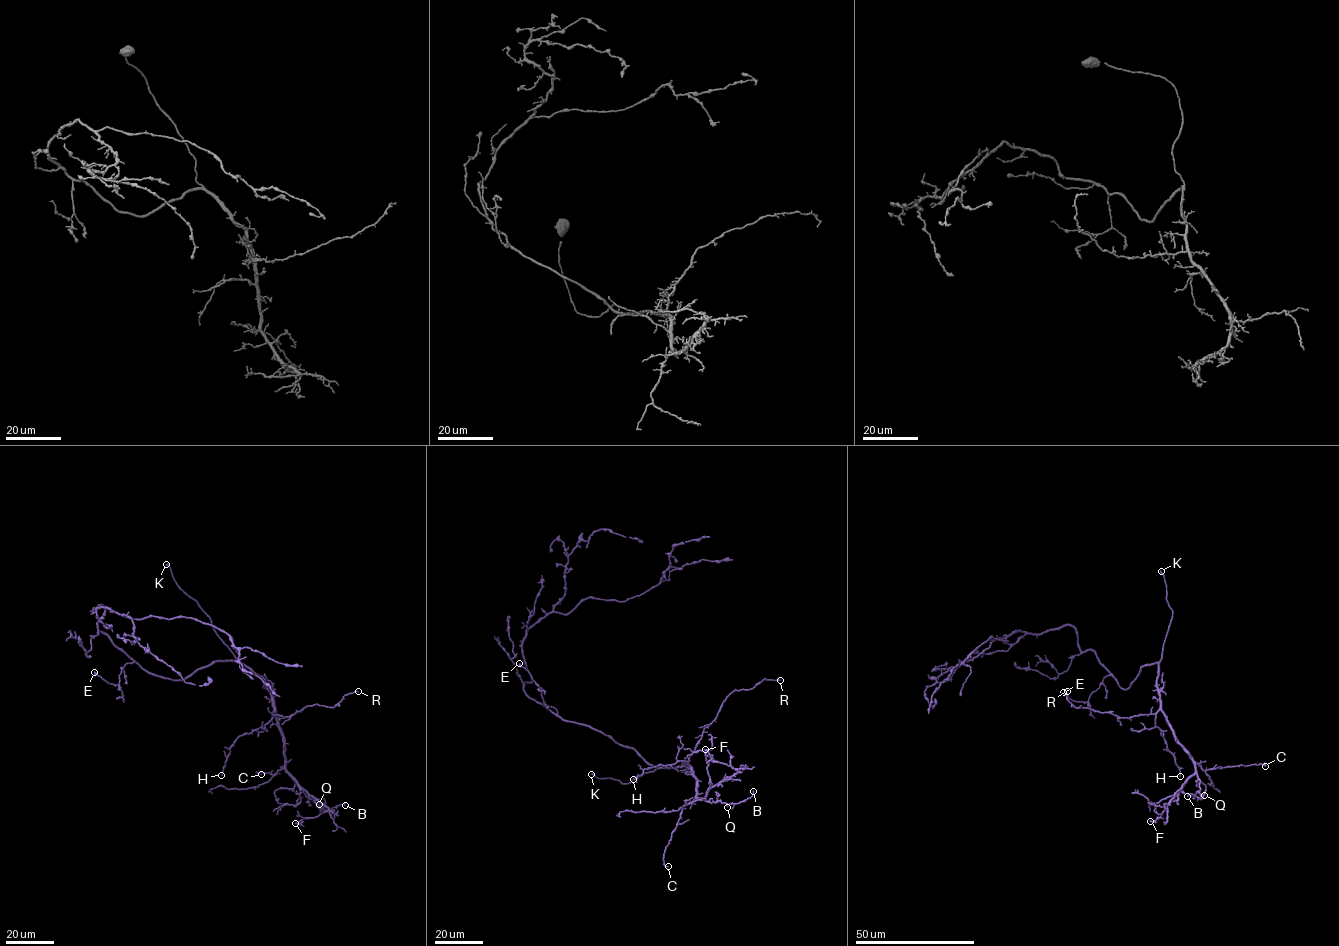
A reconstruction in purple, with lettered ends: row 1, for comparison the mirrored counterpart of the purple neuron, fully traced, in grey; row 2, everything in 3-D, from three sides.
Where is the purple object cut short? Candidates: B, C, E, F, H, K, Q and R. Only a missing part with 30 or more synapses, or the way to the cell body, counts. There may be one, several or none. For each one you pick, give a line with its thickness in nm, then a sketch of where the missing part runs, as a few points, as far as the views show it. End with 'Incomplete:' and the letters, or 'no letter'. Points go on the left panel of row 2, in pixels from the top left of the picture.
K: calibre 360 nm; course (166, 564), (147, 539)
Incomplete: K

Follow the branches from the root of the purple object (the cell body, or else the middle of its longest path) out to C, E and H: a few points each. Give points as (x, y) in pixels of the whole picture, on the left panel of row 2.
C: (124, 652), (172, 680), (218, 661), (256, 673), (283, 736), (284, 766), (261, 774)
E: (124, 652), (135, 661), (127, 663), (121, 670), (118, 684), (109, 683), (94, 672)
H: (124, 652), (147, 671), (172, 680), (227, 660), (243, 663), (264, 680), (272, 718), (237, 738), (221, 775)

